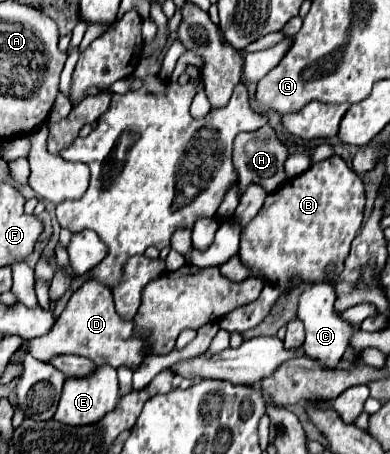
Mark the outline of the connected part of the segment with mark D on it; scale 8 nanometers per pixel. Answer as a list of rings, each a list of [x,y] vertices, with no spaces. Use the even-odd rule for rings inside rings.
[[[91,279],[71,295],[55,327],[47,335],[27,341],[27,353],[31,353],[35,359],[43,363],[49,363],[57,355],[79,355],[79,357],[91,359],[95,365],[107,363],[117,369],[127,367],[135,371],[143,363],[143,359],[149,355],[147,337],[149,333],[145,335],[137,331],[133,321],[125,321],[115,313],[111,289]]]

